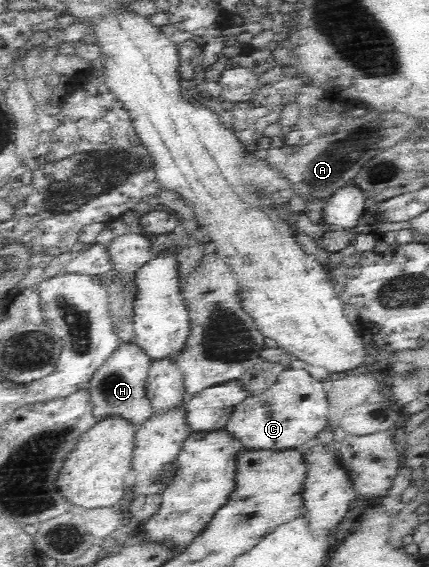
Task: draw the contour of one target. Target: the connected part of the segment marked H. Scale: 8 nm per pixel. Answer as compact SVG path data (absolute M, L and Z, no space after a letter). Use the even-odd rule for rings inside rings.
M135 343L121 344L92 376L86 391L90 395L91 412L95 423L101 423L109 417L118 417L130 423L135 430L141 429L145 421L155 414L146 394L146 380L152 361Z

